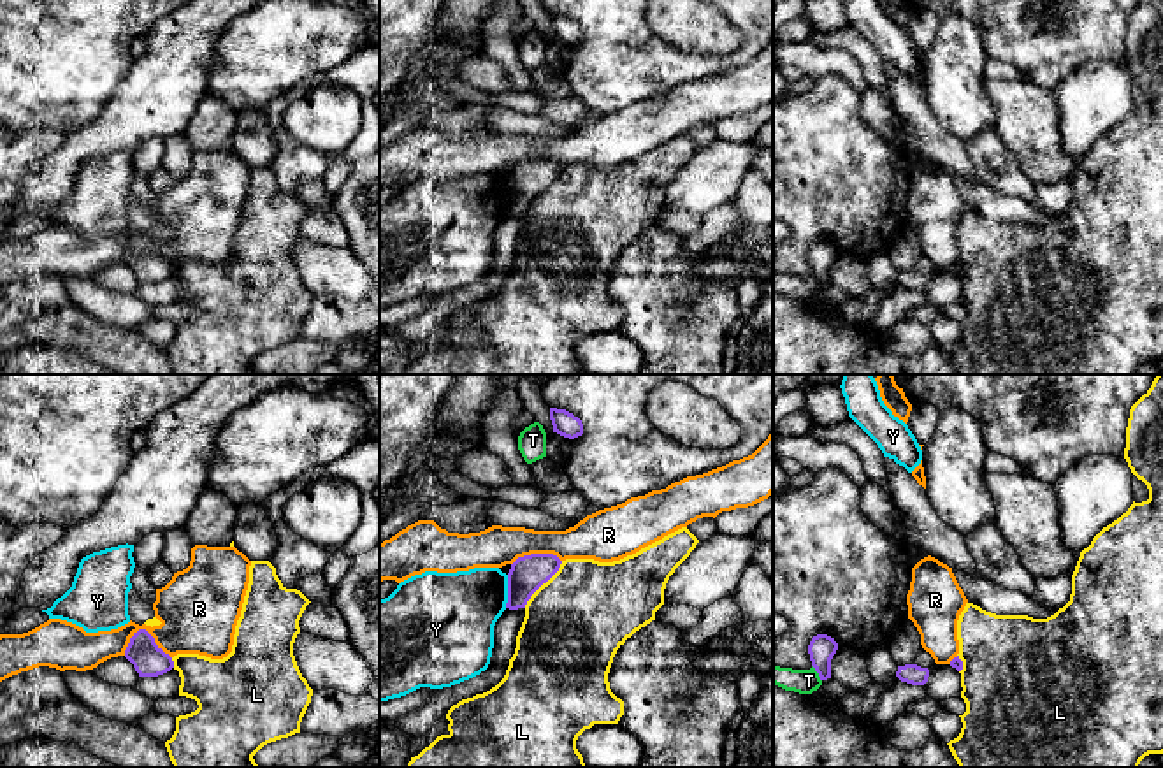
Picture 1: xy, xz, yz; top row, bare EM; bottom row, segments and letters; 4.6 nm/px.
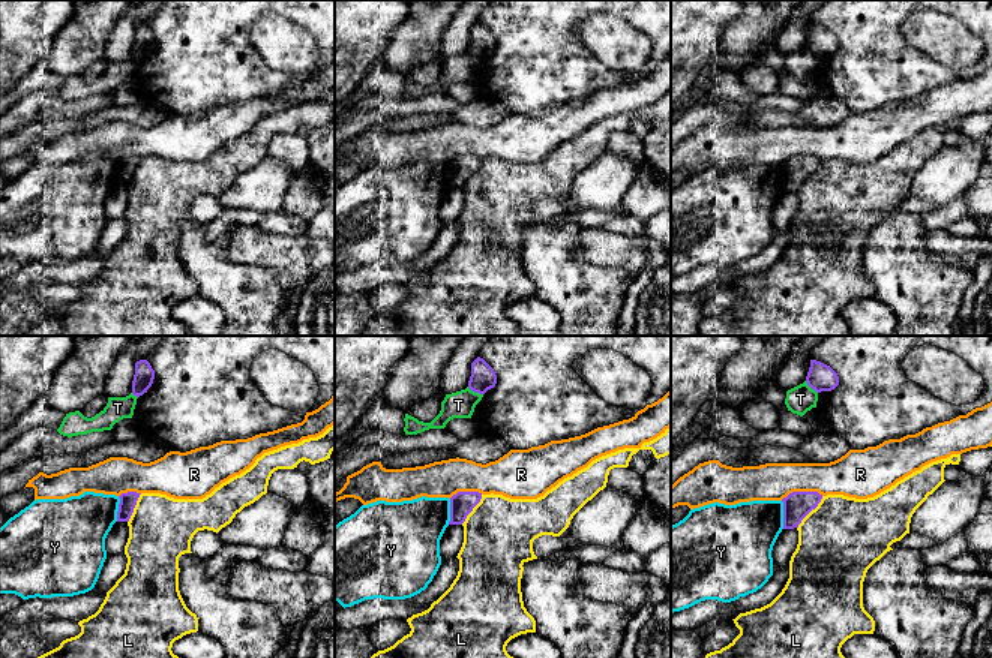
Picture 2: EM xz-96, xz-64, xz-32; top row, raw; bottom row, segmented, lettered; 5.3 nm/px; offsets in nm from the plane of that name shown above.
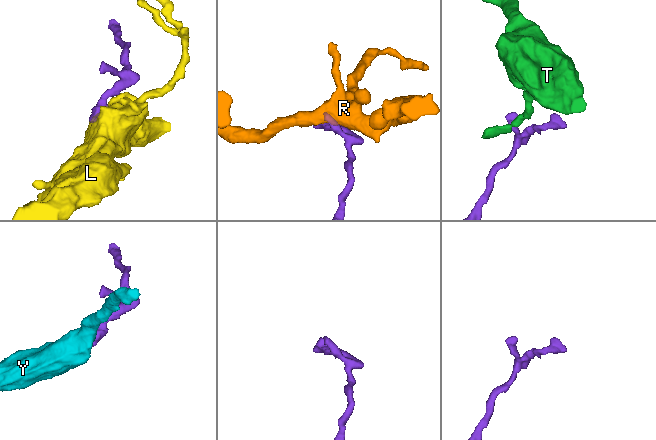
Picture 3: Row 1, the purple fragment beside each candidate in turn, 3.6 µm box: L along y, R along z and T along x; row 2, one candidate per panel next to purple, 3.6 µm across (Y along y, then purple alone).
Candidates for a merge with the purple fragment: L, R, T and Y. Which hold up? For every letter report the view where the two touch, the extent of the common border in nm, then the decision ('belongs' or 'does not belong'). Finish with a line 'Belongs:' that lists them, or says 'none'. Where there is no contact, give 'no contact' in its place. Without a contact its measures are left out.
L: meets purple in xz; contact 280 nm long; does not belong
R: meets purple in xy; contact 220 nm long; does not belong
T: meets purple in yz; contact 90 nm long; does not belong
Y: meets purple in xz; contact 150 nm long; does not belong
Belongs: none

